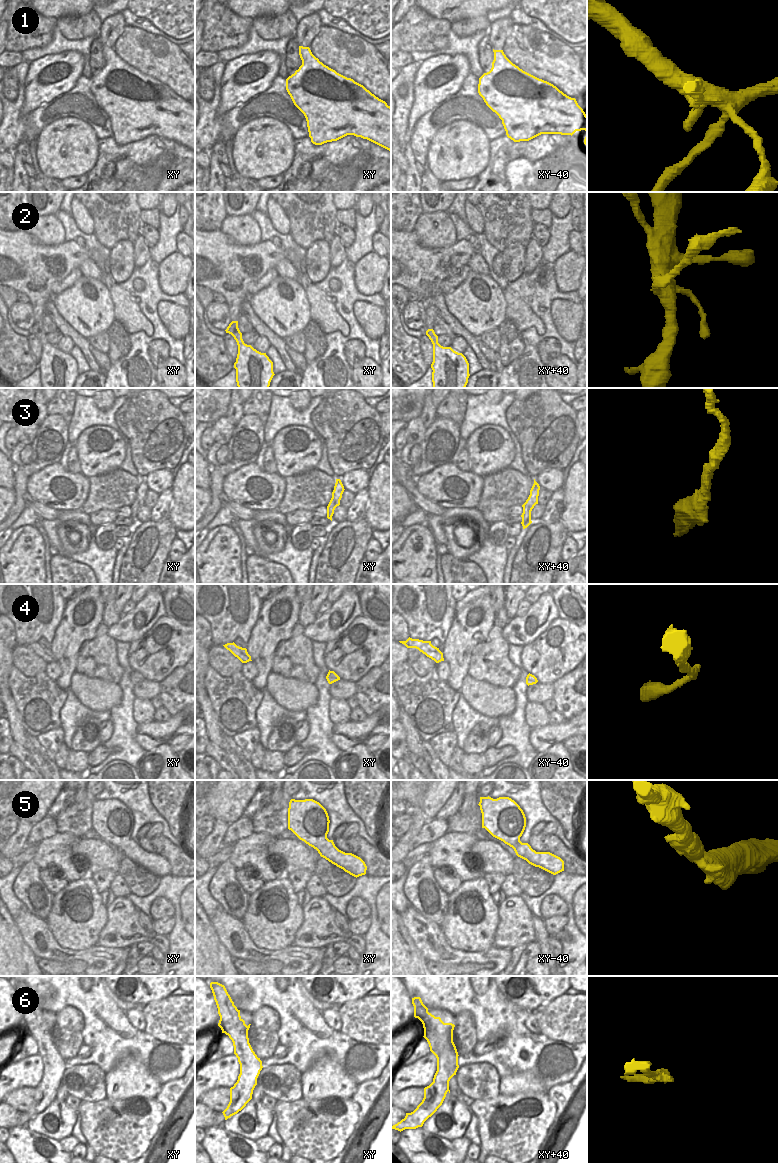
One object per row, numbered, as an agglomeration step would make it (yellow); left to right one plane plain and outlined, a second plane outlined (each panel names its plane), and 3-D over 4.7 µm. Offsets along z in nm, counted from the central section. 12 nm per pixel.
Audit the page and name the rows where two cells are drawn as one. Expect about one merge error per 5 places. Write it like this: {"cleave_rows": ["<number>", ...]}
{"cleave_rows": ["2"]}

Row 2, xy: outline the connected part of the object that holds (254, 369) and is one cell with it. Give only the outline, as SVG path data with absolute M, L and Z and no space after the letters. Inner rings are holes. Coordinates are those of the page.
M242 333L233 336L238 345L234 368L238 388L269 388L275 375L273 362L266 353L261 353L244 343Z

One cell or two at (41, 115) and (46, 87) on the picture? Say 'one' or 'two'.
two

